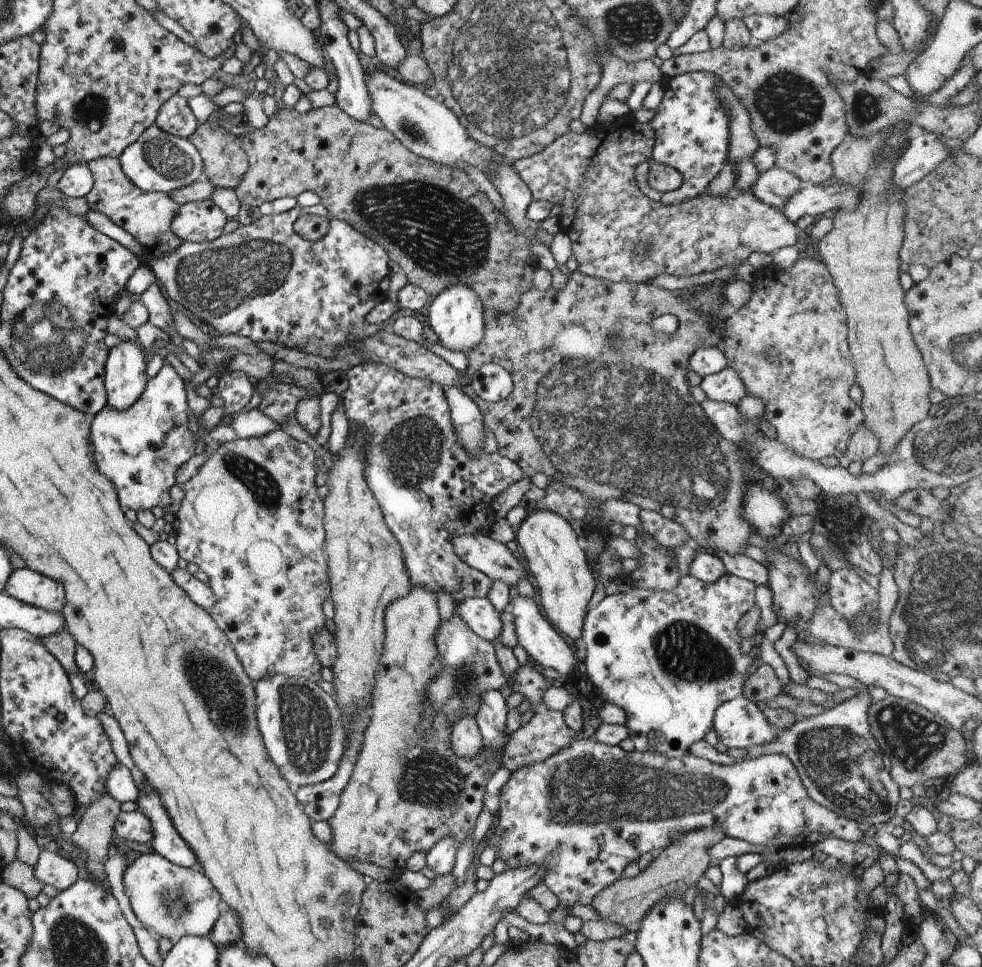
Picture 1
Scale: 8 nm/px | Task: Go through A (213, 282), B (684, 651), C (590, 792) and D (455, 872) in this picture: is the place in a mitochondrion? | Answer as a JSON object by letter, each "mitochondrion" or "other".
{"A":"mitochondrion","B":"mitochondrion","C":"mitochondrion","D":"other"}

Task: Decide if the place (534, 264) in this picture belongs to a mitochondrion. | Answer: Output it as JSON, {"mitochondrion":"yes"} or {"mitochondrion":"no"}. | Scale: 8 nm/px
{"mitochondrion":"no"}

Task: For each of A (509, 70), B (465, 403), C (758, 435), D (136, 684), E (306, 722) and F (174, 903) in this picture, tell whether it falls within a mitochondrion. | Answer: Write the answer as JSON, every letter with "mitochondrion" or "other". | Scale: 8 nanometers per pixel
{"A":"mitochondrion","B":"other","C":"other","D":"other","E":"mitochondrion","F":"mitochondrion"}

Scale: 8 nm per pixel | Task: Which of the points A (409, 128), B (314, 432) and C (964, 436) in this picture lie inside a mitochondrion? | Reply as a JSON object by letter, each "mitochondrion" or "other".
{"A":"mitochondrion","B":"other","C":"mitochondrion"}

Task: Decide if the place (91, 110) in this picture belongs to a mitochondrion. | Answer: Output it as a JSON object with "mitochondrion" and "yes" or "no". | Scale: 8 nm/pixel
{"mitochondrion":"yes"}

